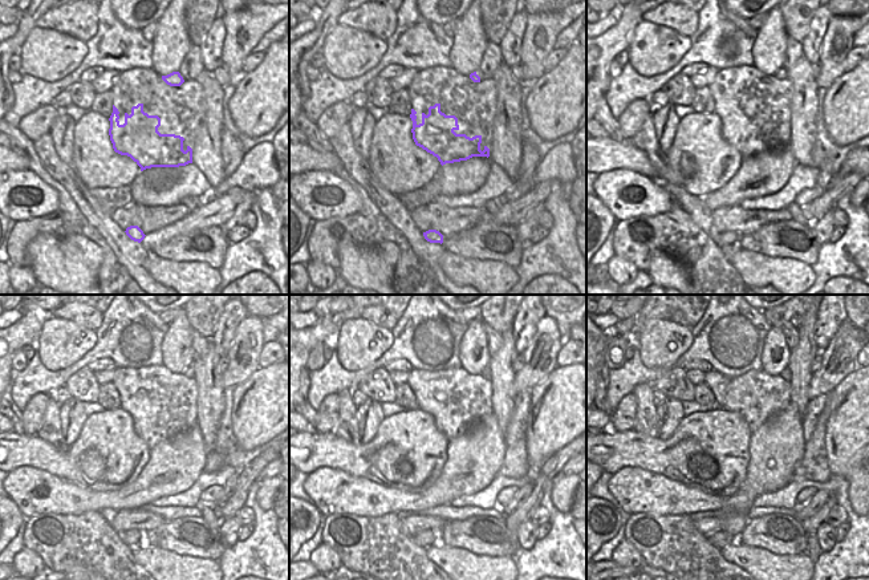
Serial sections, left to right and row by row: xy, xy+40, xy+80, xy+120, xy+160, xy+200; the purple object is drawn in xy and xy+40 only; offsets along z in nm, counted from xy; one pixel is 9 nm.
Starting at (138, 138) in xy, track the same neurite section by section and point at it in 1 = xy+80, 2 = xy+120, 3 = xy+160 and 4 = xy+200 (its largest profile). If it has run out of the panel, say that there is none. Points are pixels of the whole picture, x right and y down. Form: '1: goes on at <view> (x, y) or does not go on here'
1: goes on at xy+80 (738, 130)
2: goes on at xy+120 (145, 428)
3: goes on at xy+160 (442, 421)
4: goes on at xy+200 (727, 406)

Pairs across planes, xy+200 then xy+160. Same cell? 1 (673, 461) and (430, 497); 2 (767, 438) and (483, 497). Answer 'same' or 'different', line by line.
1: different
2: different

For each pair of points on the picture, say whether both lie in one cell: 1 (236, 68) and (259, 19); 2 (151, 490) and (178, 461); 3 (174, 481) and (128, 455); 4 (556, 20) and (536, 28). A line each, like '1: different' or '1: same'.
1: same
2: same
3: different
4: same

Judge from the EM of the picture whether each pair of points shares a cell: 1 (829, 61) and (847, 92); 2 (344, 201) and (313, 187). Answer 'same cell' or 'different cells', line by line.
1: different cells
2: same cell

